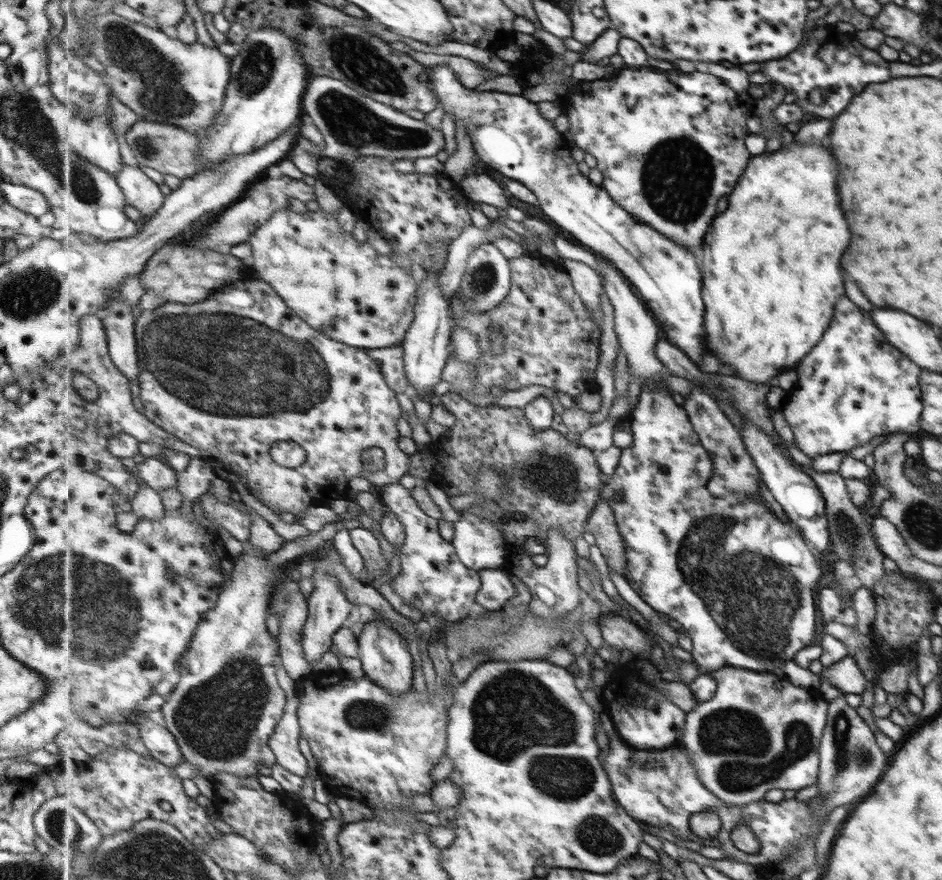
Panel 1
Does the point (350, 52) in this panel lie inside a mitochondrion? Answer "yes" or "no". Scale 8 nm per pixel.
yes

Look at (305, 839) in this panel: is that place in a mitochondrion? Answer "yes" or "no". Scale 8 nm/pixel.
no

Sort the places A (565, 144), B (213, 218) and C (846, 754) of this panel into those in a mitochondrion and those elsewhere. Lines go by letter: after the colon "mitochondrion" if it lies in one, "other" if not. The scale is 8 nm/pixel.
A: other
B: other
C: mitochondrion

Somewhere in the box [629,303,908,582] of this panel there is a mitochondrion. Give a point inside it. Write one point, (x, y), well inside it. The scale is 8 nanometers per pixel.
(849, 531)

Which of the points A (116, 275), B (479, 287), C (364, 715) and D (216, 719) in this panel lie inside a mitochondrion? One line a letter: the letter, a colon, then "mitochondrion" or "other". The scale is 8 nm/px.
A: other
B: mitochondrion
C: mitochondrion
D: mitochondrion

